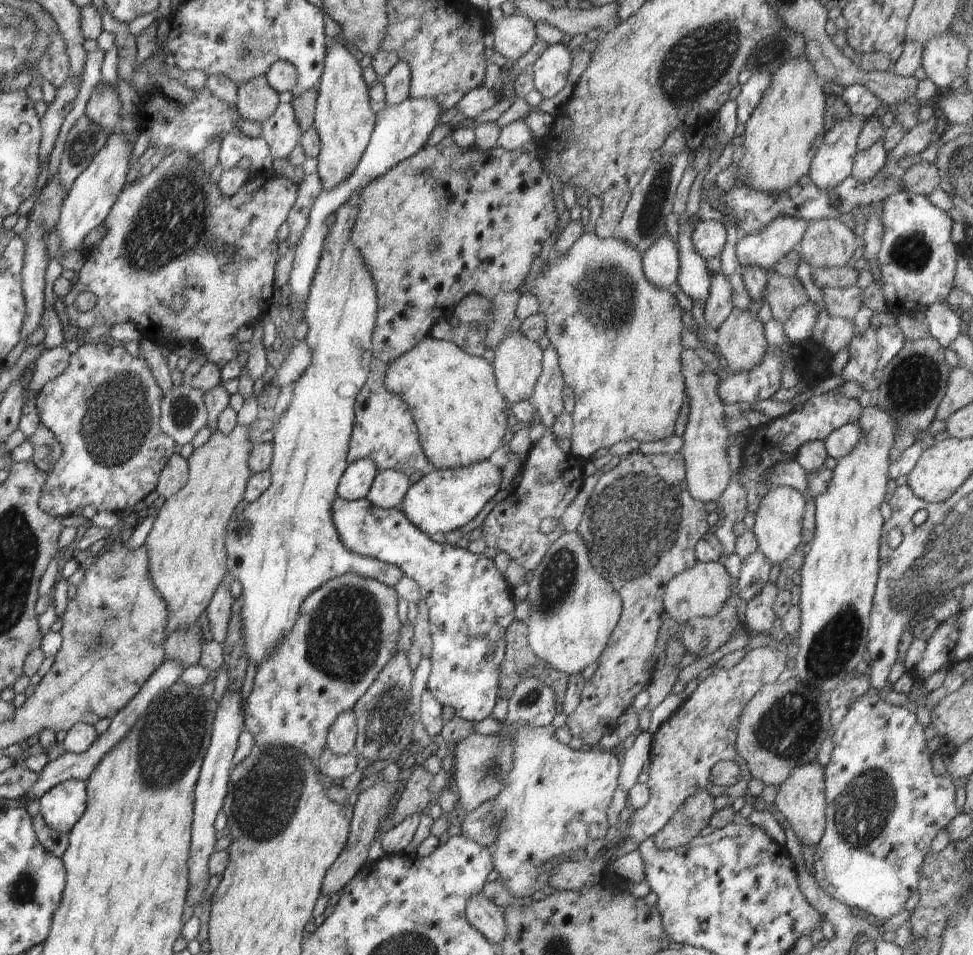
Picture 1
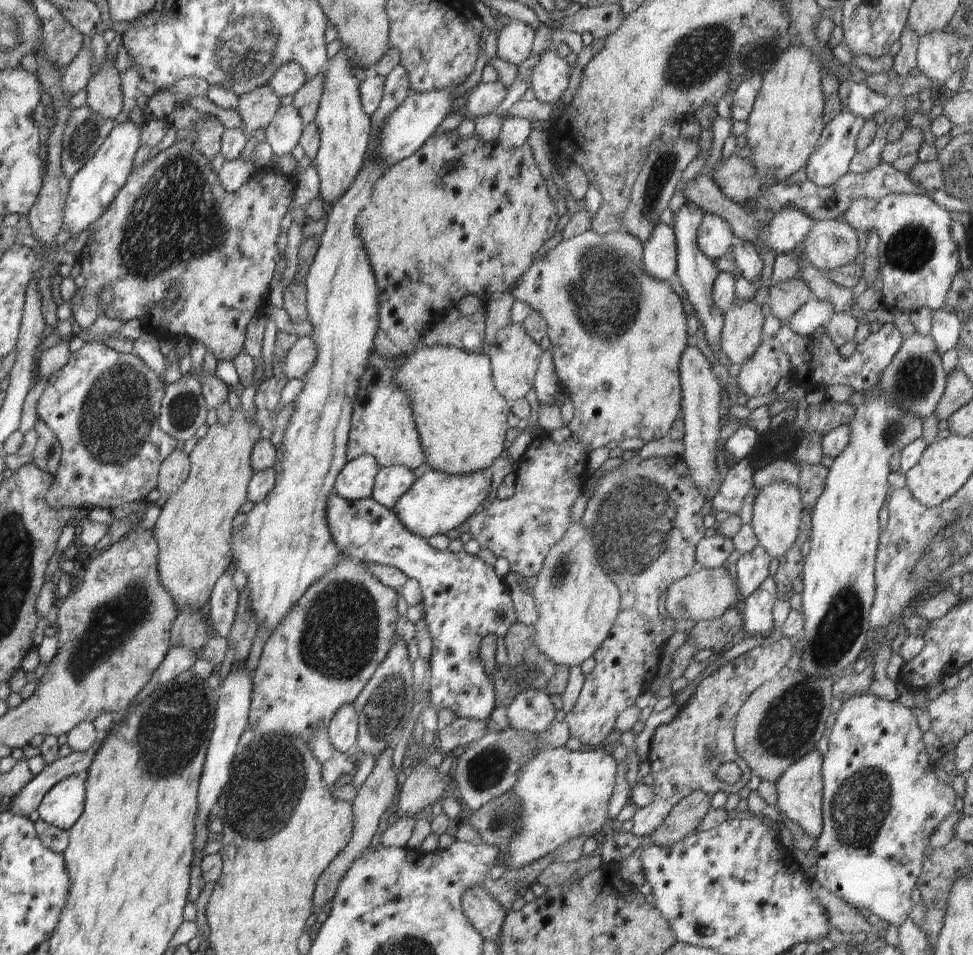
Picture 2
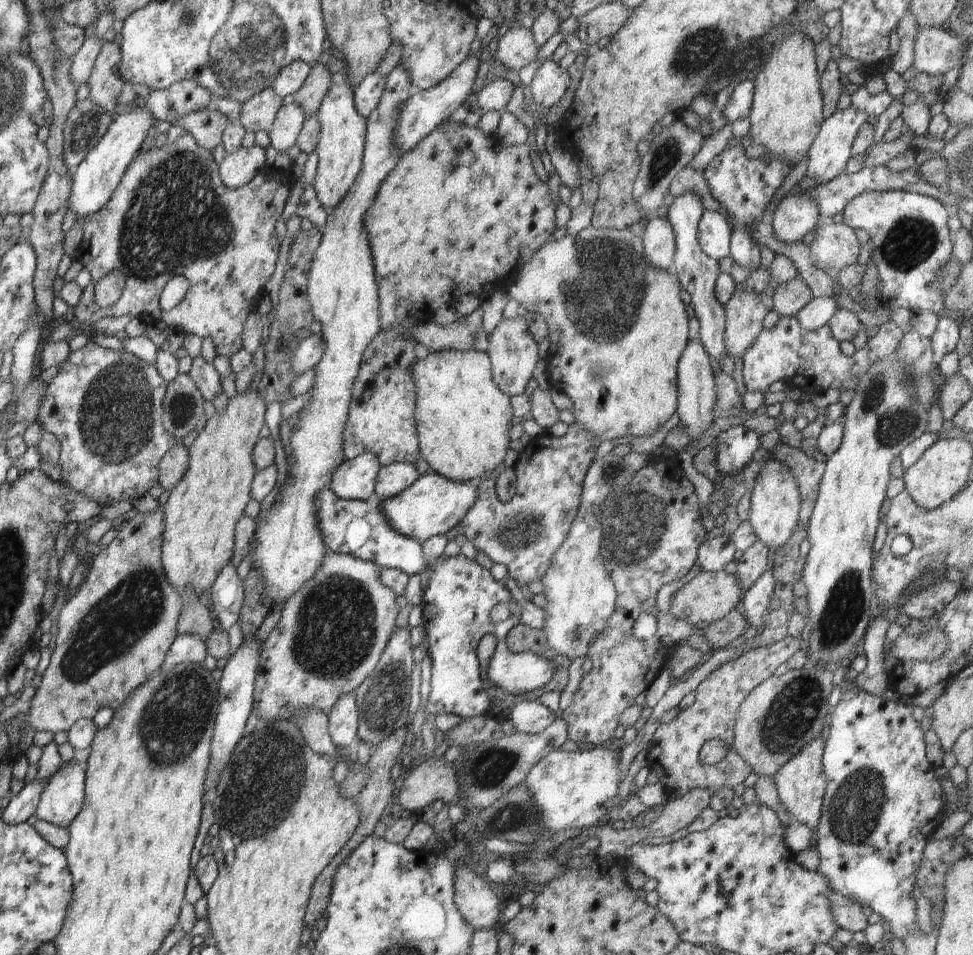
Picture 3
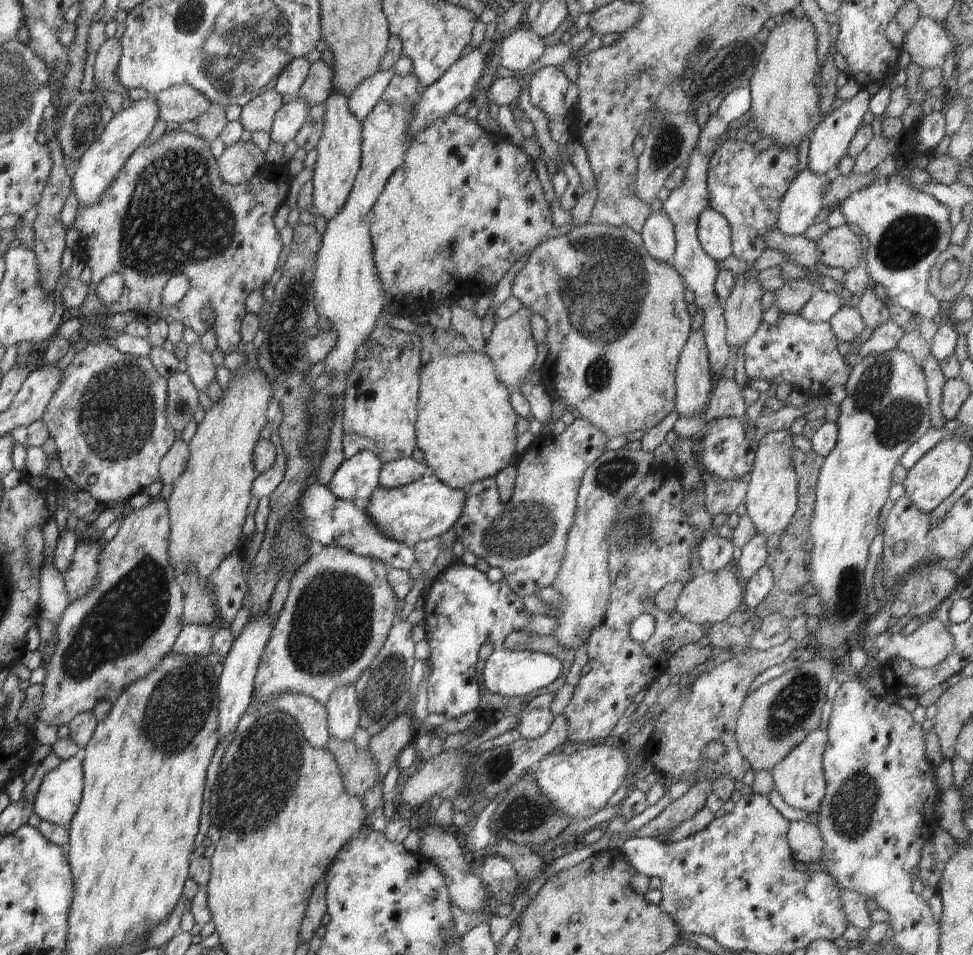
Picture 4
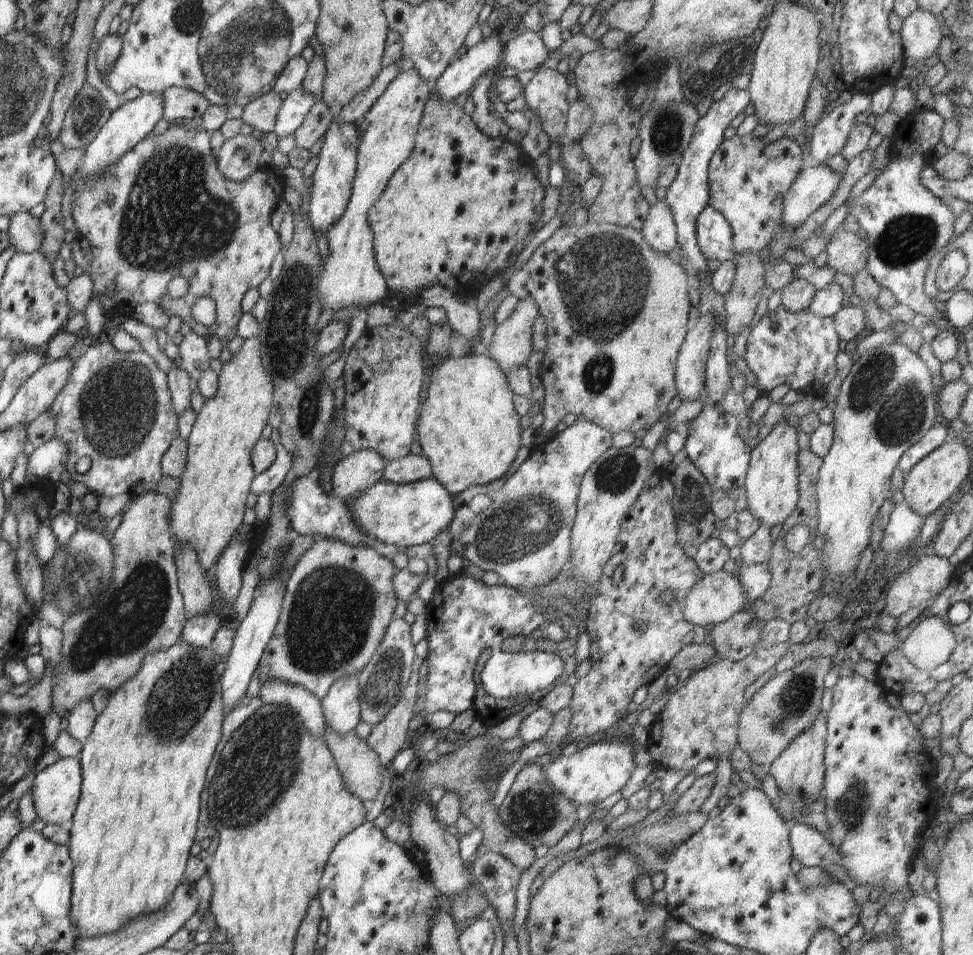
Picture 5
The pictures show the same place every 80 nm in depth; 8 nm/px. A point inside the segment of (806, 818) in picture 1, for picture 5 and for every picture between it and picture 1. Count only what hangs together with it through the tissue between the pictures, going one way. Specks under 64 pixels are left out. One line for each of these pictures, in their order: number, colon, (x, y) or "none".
2: (800, 787)
3: (801, 783)
4: (799, 778)
5: (800, 769)

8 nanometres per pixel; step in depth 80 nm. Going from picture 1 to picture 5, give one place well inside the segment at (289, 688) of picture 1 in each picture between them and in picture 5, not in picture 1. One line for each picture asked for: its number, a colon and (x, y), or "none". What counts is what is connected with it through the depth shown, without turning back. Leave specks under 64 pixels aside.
2: (322, 654)
3: (331, 634)
4: (339, 611)
5: (340, 599)

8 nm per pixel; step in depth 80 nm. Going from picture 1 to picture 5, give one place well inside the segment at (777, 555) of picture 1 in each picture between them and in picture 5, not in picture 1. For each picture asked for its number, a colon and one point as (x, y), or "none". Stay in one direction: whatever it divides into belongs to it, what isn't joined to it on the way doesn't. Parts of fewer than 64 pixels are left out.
2: (776, 517)
3: (775, 503)
4: (772, 499)
5: (772, 482)

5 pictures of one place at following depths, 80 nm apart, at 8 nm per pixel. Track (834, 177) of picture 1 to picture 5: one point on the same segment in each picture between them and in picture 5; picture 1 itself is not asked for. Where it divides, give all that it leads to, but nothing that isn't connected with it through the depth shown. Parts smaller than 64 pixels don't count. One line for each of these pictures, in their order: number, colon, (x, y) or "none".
2: (832, 155)
3: (828, 155)
4: (829, 143)
5: (829, 137)

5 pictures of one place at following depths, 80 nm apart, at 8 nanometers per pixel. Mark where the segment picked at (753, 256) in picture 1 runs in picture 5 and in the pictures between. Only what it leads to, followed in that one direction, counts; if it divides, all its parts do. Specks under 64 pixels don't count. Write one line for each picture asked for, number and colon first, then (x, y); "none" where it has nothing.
2: (790, 225)
3: (796, 215)
4: (802, 202)
5: (813, 187)

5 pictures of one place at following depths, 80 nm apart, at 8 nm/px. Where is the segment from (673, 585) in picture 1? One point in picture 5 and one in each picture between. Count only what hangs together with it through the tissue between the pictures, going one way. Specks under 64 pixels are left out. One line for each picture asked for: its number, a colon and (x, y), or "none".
2: (705, 595)
3: (709, 596)
4: (708, 598)
5: (716, 597)

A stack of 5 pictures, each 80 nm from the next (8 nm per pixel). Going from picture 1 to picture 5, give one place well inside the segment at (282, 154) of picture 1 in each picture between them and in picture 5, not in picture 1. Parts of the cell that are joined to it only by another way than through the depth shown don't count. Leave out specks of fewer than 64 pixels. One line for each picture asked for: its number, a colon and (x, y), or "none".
2: (283, 133)
3: (290, 119)
4: (290, 118)
5: (293, 110)

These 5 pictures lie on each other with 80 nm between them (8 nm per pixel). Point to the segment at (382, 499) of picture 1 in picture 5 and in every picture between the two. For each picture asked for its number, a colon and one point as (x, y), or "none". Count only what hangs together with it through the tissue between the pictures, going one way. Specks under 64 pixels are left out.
2: (391, 482)
3: (392, 479)
4: (394, 474)
5: (409, 469)

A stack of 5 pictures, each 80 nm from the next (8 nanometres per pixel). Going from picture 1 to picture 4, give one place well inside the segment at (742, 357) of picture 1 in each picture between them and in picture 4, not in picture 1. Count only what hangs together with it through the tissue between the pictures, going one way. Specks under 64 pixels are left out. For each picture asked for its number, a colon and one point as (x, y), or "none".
2: (741, 334)
3: (744, 315)
4: (743, 313)

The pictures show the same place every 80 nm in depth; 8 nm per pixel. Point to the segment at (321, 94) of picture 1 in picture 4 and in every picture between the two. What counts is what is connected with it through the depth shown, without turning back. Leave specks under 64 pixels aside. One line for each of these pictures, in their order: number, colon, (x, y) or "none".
2: (344, 128)
3: (342, 138)
4: (339, 150)

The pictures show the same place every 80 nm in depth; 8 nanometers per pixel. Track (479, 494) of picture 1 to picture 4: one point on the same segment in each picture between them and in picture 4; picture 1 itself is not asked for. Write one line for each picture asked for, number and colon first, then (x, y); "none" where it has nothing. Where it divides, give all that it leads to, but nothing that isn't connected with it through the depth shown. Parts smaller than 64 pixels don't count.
2: (436, 502)
3: (433, 505)
4: (426, 509)

